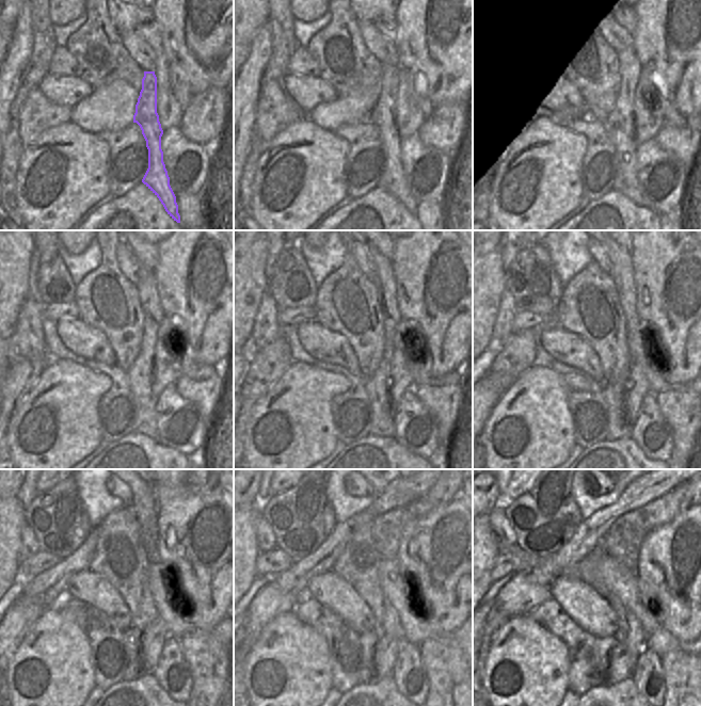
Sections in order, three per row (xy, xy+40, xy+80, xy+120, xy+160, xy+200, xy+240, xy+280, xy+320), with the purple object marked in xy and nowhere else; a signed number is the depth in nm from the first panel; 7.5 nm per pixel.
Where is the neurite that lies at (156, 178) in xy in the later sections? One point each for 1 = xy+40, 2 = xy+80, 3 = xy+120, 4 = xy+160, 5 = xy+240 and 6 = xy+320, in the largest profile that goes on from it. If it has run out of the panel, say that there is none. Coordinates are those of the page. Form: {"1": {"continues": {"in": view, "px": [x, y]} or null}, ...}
{"1": {"continues": {"in": "xy+40", "px": [393, 180]}}, "2": {"continues": {"in": "xy+80", "px": [620, 125]}}, "3": {"continues": {"in": "xy+120", "px": [141, 372]}}, "4": {"continues": {"in": "xy+160", "px": [382, 424]}}, "5": {"continues": {"in": "xy+240", "px": [144, 508]}}, "6": {"continues": {"in": "xy+320", "px": [603, 645]}}}

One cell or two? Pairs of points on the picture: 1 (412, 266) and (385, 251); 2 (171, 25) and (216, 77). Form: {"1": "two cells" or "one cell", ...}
{"1": "two cells", "2": "one cell"}

